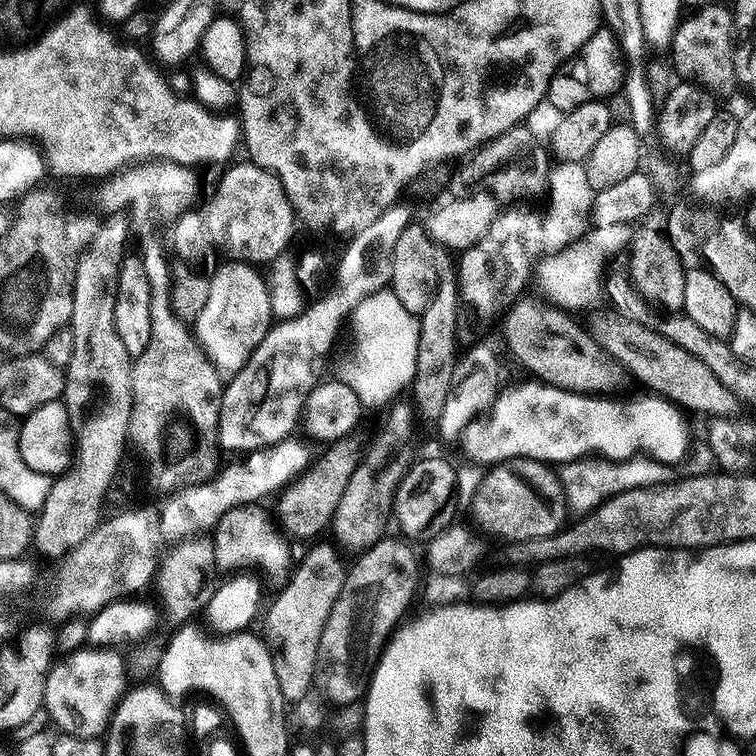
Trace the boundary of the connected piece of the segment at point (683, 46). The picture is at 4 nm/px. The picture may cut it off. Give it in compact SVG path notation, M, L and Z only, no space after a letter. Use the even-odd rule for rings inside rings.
M704 4L693 16L685 15L676 25L670 45L670 63L681 81L700 85L717 98L737 91L734 74L734 12L724 4Z

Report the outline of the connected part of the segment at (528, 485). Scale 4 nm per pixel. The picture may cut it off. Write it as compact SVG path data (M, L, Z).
M513 460L497 464L487 472L472 496L472 516L485 533L493 532L504 542L519 542L553 536L565 527L570 509L564 488L559 475L543 460Z

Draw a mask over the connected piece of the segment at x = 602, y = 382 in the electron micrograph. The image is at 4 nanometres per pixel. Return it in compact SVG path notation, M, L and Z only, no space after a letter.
M521 295L513 299L512 305L507 305L508 313L504 316L504 321L500 324L500 336L504 339L504 344L508 347L508 352L525 368L528 372L533 372L537 381L552 384L556 388L565 388L571 392L586 392L589 394L610 394L616 389L616 379L622 375L616 359L609 356L603 348L600 347L599 339L592 336L576 321L575 315L569 314L565 309L556 307L548 300L539 295L526 296Z

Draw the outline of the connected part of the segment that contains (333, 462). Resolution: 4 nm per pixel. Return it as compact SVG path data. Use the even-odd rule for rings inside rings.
M352 438L337 440L329 443L324 458L315 459L303 475L298 476L275 497L276 520L283 535L288 534L298 540L311 541L315 539L325 527L328 528L335 514L338 502L345 493L350 475L354 472L362 459L361 449L356 449Z

